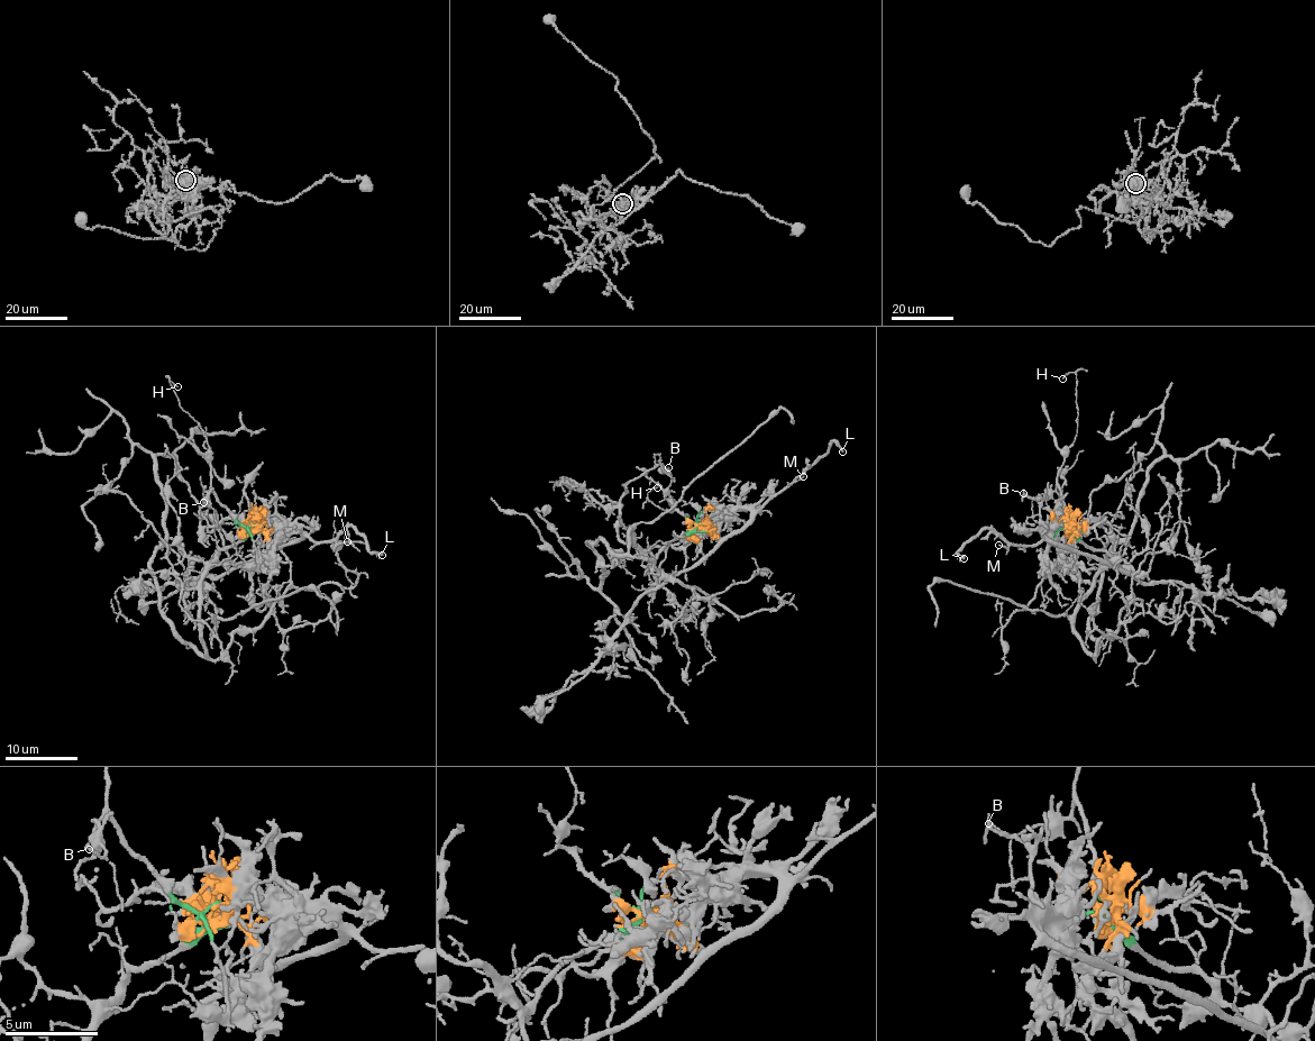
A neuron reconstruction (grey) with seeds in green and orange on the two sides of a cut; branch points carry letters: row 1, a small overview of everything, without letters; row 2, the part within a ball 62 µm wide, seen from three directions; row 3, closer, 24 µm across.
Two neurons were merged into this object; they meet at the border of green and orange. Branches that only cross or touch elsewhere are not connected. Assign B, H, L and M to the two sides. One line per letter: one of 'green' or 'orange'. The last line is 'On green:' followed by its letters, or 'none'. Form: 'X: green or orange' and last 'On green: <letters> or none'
B: green
H: green
L: orange
M: orange
On green: B, H

